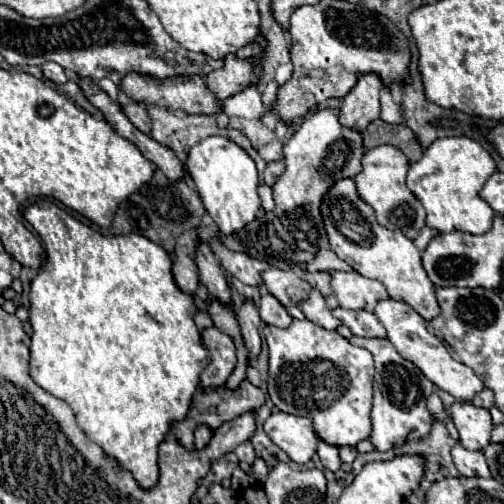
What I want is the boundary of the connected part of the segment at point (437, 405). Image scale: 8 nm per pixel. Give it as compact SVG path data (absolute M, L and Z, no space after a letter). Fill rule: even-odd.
M433 393L433 395L427 399L427 407L429 407L429 411L433 413L433 417L435 417L435 419L439 419L439 421L443 421L443 423L447 425L447 429L449 429L451 437L453 437L455 441L458 441L458 431L450 417L445 415L445 411L443 411L443 405L441 405L441 399L439 399L439 395L437 395L437 393Z

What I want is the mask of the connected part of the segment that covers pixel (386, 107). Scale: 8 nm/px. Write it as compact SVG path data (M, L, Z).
M387 87L381 91L381 119L387 123L405 123L403 105L393 101L391 91Z

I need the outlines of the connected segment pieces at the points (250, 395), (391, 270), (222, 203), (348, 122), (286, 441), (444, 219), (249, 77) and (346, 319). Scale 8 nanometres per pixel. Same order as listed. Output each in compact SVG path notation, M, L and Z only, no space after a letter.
M247 379L237 387L237 389L227 389L227 387L213 387L213 389L203 389L199 387L193 395L193 405L187 413L187 417L179 423L171 423L171 429L169 429L169 435L173 435L185 449L189 451L195 451L195 445L193 445L193 433L199 425L207 425L211 431L215 431L217 427L221 427L225 421L231 421L247 411L255 411L259 409L261 405L265 403L265 393L251 385Z
M341 179L329 187L321 201L321 217L337 257L347 261L357 273L381 281L393 299L409 303L423 319L431 321L439 315L435 287L421 265L421 251L401 231L391 231L377 223L373 207L357 195L355 179Z
M211 135L209 139L203 139L191 147L187 155L187 167L207 213L217 223L221 233L231 235L255 219L261 207L261 199L257 195L257 167L255 161L237 143L221 135Z
M365 73L345 95L341 105L341 123L345 127L353 127L357 131L365 131L365 127L379 117L379 91L383 89L383 81L377 73Z
M273 409L273 413L265 421L265 433L299 465L311 461L321 441L313 431L311 419L295 417L279 409Z
M445 137L431 143L421 161L411 163L407 187L423 203L427 211L427 225L439 233L467 231L473 235L487 233L495 211L479 197L485 181L497 171L497 163L483 145L471 137Z
M229 53L225 57L225 65L217 71L211 71L205 77L207 87L219 101L225 101L227 97L243 91L245 87L249 87L249 83L255 81L251 63L253 63L253 59L241 59L241 57Z
M333 309L333 315L345 323L353 335L359 337L385 337L385 327L379 323L379 319L369 311L351 311L351 309Z

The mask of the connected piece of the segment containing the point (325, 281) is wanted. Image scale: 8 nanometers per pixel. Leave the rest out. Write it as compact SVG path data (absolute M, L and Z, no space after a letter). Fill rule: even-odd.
M303 273L301 279L305 279L313 289L321 291L323 295L331 295L331 275L329 273Z

